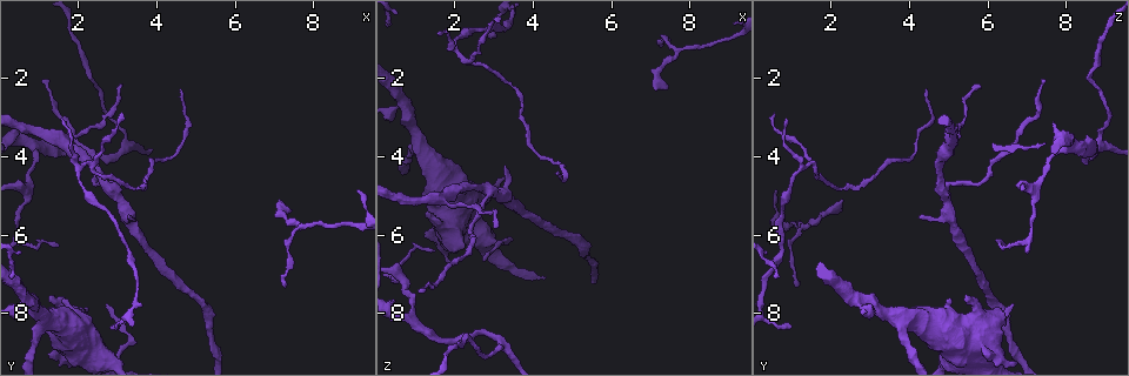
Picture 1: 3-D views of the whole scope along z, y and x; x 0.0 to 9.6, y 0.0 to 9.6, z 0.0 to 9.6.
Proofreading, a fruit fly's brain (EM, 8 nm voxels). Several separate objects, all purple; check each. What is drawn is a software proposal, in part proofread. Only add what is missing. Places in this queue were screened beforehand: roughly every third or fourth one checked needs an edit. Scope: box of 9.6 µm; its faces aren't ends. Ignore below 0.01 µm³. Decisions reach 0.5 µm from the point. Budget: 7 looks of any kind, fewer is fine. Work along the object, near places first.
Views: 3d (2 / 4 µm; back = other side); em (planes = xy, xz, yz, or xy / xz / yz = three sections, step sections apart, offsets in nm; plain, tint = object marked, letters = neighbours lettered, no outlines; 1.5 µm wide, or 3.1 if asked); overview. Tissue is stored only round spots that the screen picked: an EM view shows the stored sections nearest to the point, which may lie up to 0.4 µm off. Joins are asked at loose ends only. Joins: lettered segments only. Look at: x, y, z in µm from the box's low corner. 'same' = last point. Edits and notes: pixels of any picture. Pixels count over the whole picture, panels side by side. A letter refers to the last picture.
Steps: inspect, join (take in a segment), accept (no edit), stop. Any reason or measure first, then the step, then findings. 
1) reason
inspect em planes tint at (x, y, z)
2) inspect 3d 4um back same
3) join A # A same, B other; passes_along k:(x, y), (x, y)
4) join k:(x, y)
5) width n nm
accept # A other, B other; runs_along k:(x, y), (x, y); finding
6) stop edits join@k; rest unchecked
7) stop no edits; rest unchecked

branch stops here
inspect 3d 4um at (7.35, 7.25, 1.20)

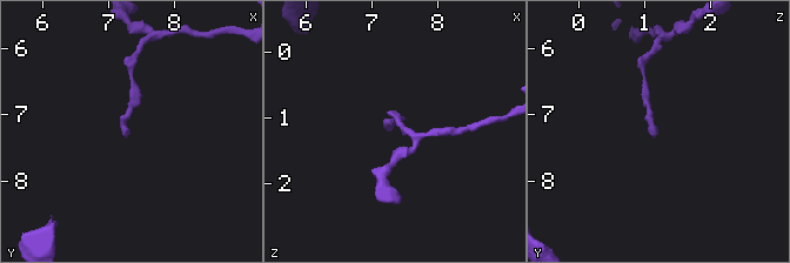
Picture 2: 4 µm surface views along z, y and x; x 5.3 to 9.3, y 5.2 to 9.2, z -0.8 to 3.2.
shape alone is not enough
inspect em xz step 8 tint at (7.25, 7.30, 1.20)

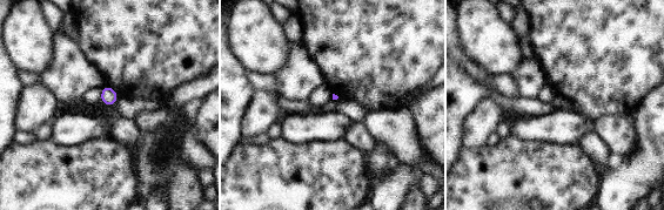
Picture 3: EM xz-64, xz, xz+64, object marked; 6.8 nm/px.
inspect em planes letters same

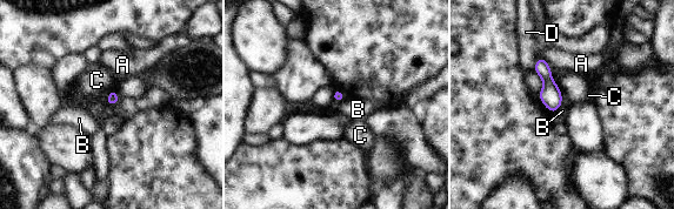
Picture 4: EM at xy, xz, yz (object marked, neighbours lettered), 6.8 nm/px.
accept # A other, B other, C other, D other; border 4:(119, 101), (107, 106); none of them fits

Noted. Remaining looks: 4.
inspect 3d 2um at (7.20, 5.15, 2.25)

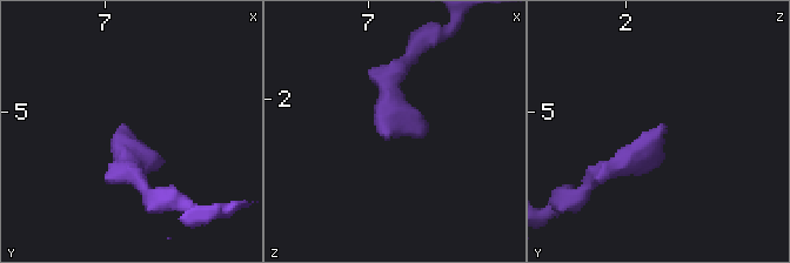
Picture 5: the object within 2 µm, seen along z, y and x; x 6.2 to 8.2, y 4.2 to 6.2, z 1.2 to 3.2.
now the EM
inspect em planes letters at (7.20, 5.12, 2.28)

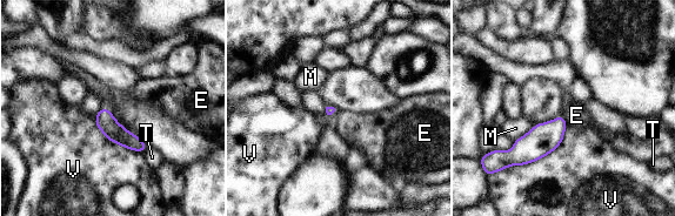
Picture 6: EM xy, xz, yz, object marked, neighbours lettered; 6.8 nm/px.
accept # E other, M other, T other, V other; border 6:(562, 114), (568, 126); none of them fits

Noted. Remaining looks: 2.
free end
inspect 3d 4um at (1.50, 6.30, 6.40)

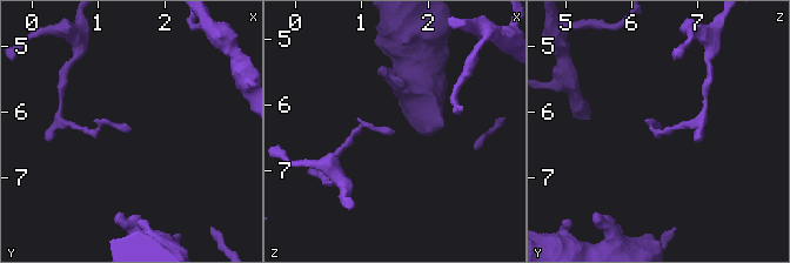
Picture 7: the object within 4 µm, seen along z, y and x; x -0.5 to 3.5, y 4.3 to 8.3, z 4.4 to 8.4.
inspect em planes letters at (1.55, 6.25, 6.40)

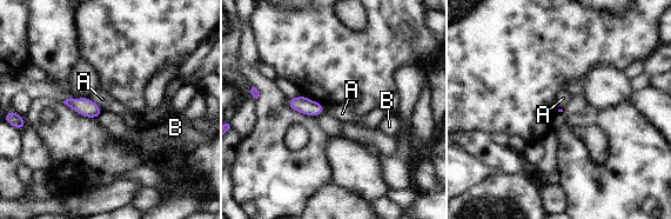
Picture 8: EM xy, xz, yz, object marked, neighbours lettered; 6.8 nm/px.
accept # A other, B other; border 8:(89, 98), (103, 110); no lettered segment goes on from it

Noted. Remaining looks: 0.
stop no edits; rest unchecked

